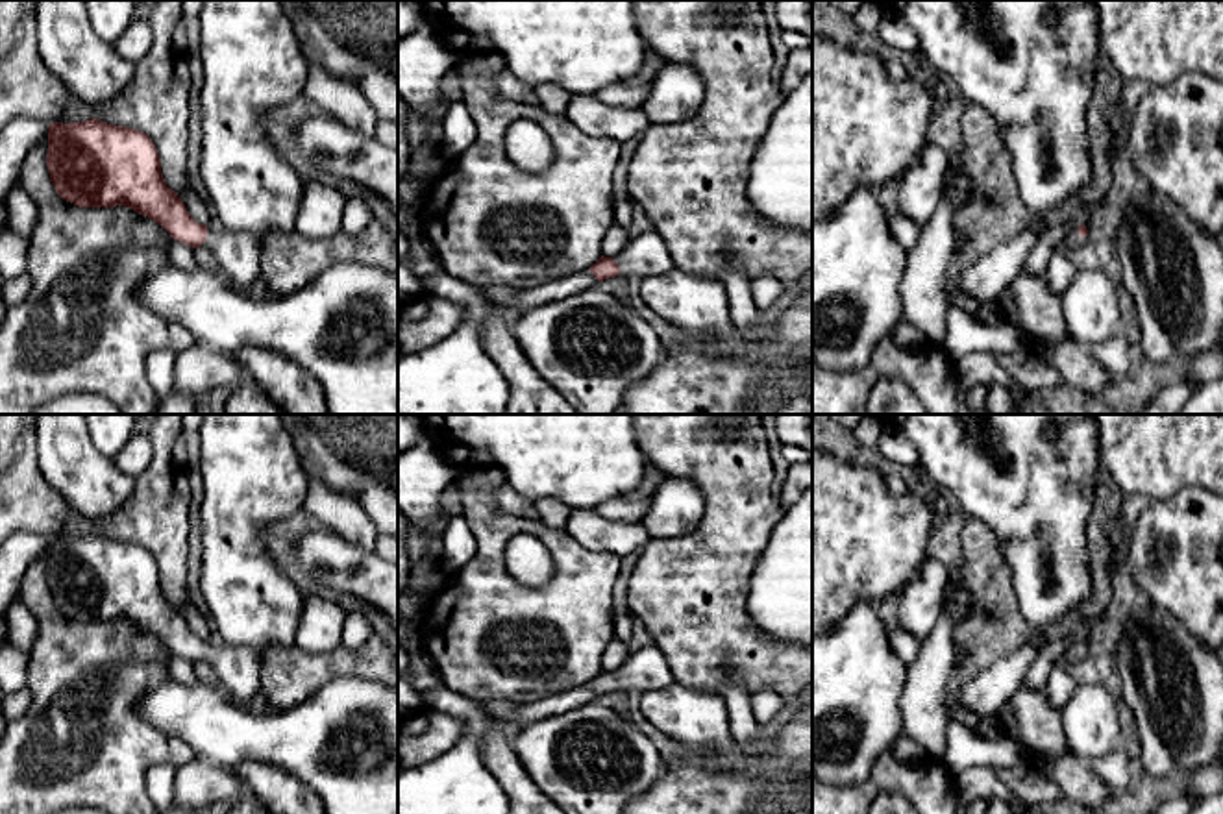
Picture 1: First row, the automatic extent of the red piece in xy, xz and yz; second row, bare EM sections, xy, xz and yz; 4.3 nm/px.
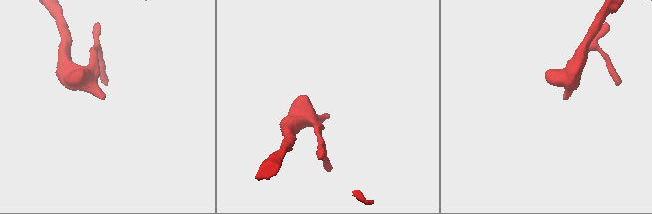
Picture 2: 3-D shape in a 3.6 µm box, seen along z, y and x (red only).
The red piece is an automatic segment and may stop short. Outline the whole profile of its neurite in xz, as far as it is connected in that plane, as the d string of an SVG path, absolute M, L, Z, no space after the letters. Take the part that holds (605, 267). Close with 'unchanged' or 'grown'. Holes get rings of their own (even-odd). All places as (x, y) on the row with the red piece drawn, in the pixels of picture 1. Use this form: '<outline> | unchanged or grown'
M649 229L631 239L614 259L601 255L588 270L598 281L603 281L618 274L644 279L646 276L659 276L672 268L673 261L662 237L655 229Z | grown

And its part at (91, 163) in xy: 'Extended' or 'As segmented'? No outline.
Extended

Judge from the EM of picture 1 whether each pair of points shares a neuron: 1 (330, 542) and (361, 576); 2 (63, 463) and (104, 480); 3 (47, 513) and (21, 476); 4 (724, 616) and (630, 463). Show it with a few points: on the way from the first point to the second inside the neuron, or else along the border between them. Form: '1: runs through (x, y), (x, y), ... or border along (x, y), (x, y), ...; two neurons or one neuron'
1: runs through (337, 550), (356, 568); one neuron
2: runs through (73, 465), (87, 480), (95, 480); one neuron
3: runs through (37, 504), (21, 485); one neuron
4: border along (633, 433), (648, 463); two neurons

